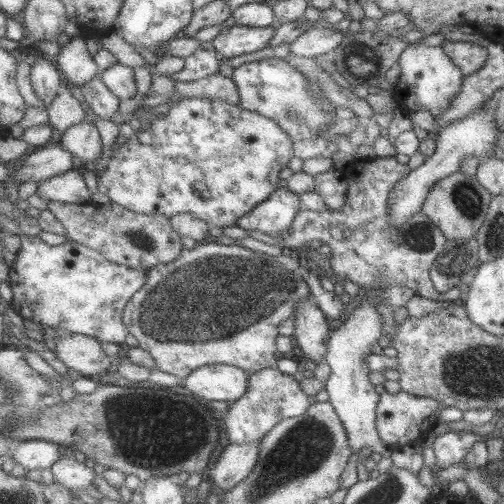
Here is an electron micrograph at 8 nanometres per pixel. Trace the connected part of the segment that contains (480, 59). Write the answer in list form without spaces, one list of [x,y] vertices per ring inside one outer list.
[[[450,38],[442,44],[442,47],[466,77],[477,73],[489,61],[489,50],[481,43],[454,41]]]

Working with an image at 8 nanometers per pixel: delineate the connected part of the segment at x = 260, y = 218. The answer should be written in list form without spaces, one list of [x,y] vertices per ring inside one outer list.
[[[280,188],[273,196],[239,219],[238,226],[245,231],[256,230],[280,236],[289,231],[302,208],[300,194],[295,194],[288,188]]]

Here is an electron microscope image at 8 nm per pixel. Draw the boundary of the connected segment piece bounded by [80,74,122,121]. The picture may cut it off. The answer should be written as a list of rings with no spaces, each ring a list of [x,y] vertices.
[[[97,75],[91,82],[80,87],[84,100],[89,104],[89,108],[99,118],[105,120],[112,120],[120,109],[120,102],[122,101],[118,96],[115,96],[105,81],[102,75]]]

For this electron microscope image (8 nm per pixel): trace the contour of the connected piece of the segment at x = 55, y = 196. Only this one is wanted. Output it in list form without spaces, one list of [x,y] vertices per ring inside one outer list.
[[[79,167],[40,181],[37,184],[36,194],[45,202],[49,200],[71,204],[91,202],[91,192]]]

